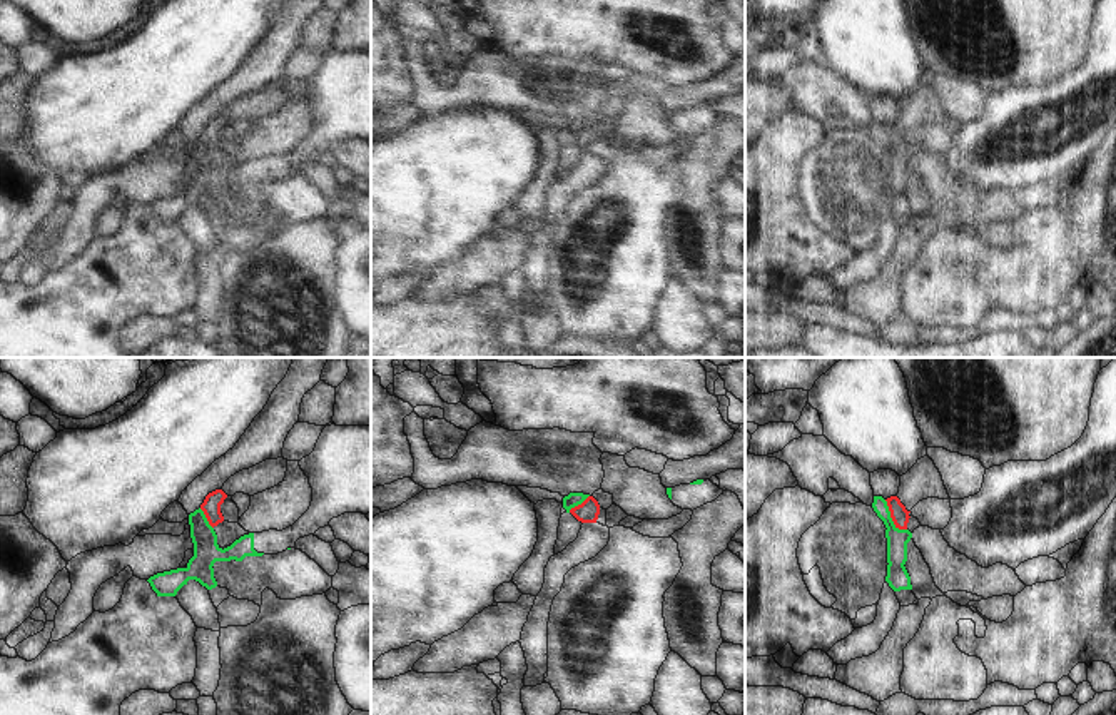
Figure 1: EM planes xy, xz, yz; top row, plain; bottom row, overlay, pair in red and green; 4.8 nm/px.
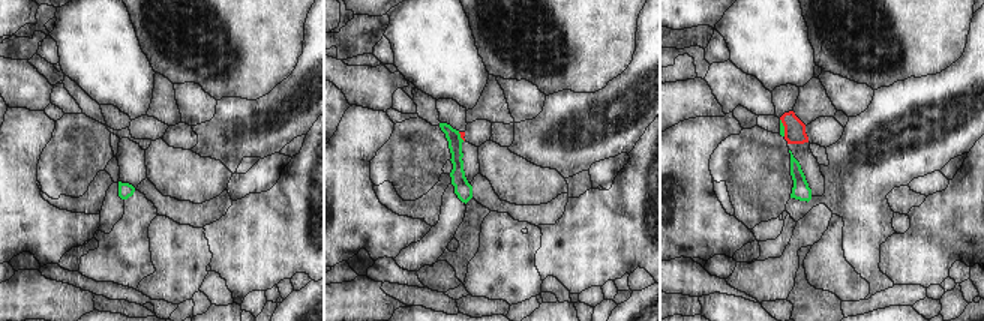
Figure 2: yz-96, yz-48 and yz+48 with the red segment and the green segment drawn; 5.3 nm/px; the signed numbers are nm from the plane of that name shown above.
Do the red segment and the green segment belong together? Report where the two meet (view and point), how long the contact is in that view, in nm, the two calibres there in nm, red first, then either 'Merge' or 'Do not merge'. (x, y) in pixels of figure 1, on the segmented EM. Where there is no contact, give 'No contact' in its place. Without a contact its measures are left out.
Touches red at yz (891, 517). Shared border 190 nm. Thickness 90 nm (red) against 100 nm. Do not merge.

